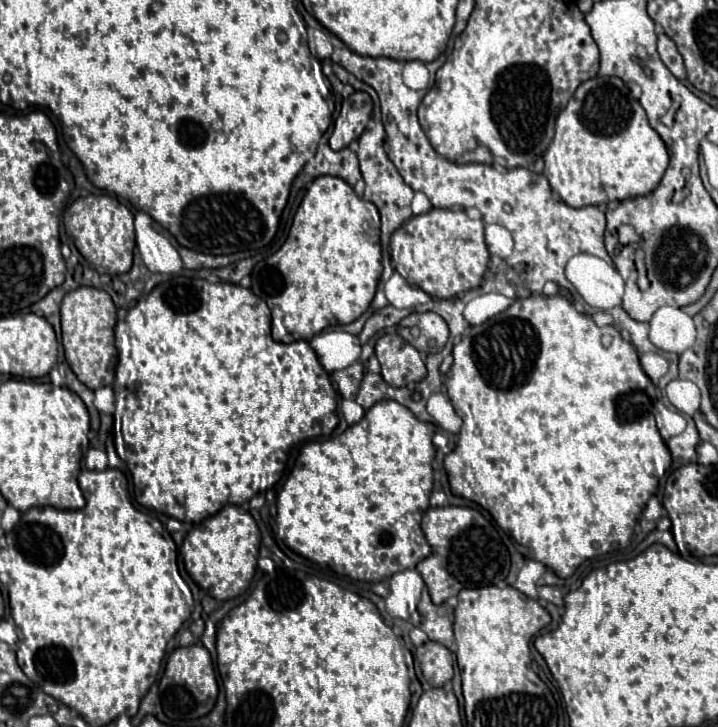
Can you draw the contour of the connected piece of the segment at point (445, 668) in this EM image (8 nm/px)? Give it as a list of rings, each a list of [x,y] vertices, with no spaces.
[[[426,642],[414,653],[414,669],[424,691],[452,680],[452,654],[438,642]]]

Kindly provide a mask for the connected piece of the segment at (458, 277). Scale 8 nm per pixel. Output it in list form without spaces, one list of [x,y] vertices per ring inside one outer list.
[[[434,208],[428,214],[420,214],[410,218],[408,222],[404,222],[390,240],[390,254],[392,254],[392,264],[394,270],[404,276],[404,280],[408,280],[408,284],[422,288],[426,294],[430,294],[432,298],[456,298],[462,292],[480,288],[482,284],[482,276],[488,268],[490,262],[490,254],[484,242],[484,222],[482,220],[472,220],[464,210],[442,210],[442,208]]]

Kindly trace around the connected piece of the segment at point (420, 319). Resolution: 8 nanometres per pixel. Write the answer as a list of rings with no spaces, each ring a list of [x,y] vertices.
[[[412,312],[398,324],[396,332],[424,354],[440,352],[450,336],[448,324],[436,312]]]

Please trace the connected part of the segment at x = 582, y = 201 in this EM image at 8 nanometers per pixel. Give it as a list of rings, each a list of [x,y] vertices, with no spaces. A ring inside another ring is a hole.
[[[596,76],[578,86],[568,106],[560,112],[556,120],[556,134],[542,158],[546,162],[544,176],[548,178],[550,188],[572,208],[648,196],[668,168],[668,150],[662,138],[650,126],[644,108],[630,94],[630,88],[616,76]]]

